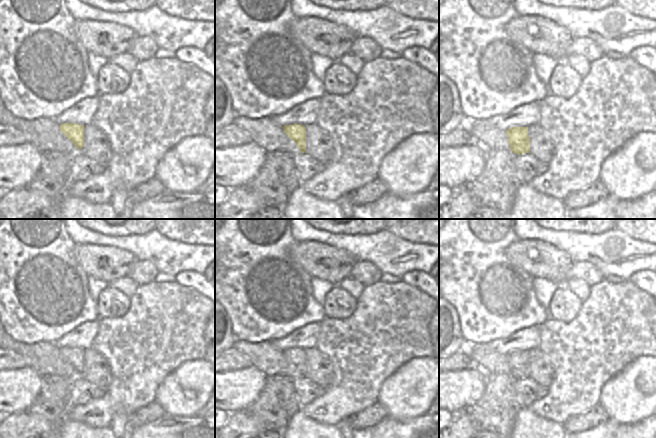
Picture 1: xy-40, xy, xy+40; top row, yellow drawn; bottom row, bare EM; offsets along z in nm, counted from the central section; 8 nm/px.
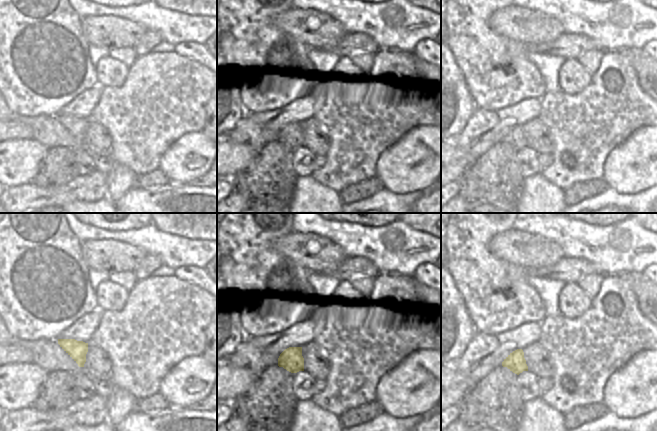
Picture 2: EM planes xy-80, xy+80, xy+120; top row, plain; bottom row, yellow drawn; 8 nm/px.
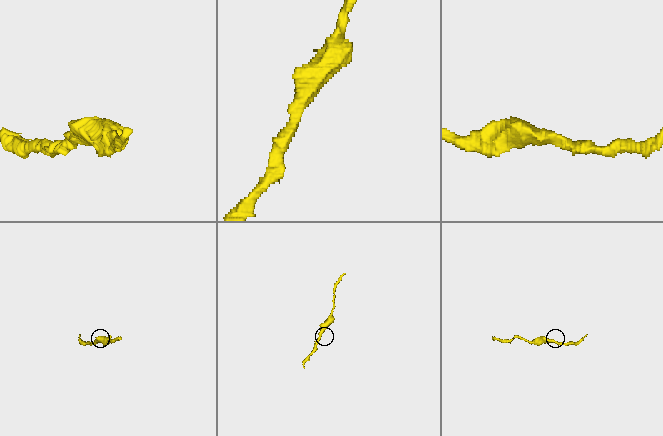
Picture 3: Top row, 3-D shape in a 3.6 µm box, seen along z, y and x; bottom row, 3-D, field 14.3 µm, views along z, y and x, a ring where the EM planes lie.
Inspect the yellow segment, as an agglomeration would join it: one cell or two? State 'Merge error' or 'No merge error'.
No merge error

